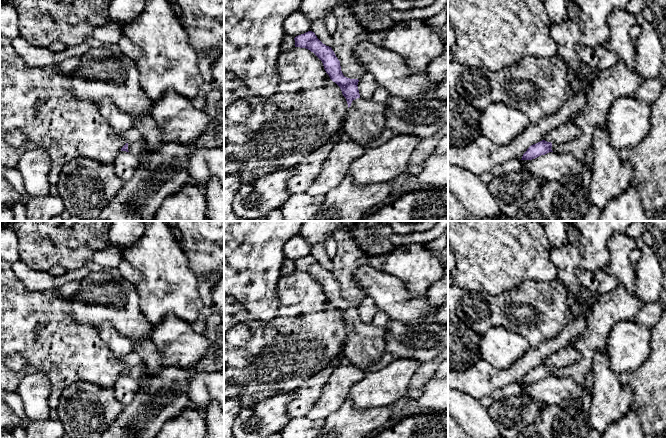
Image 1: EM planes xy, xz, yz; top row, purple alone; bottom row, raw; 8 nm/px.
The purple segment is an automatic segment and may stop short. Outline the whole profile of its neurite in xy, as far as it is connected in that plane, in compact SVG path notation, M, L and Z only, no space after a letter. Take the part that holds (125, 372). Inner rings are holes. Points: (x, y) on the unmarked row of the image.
M143 363L142 365L139 366L130 366L126 367L122 372L121 375L126 375L126 376L131 376L134 379L139 379L143 375L148 375L151 376L151 373L149 372L148 368L146 365Z

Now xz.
M308 255L294 262L295 271L306 272L313 276L323 287L330 303L341 313L346 322L349 336L343 349L344 360L350 365L360 367L365 373L385 354L385 329L367 325L360 321L358 303L343 299L340 285L331 271L323 268L314 256Z

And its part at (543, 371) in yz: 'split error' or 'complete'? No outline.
split error

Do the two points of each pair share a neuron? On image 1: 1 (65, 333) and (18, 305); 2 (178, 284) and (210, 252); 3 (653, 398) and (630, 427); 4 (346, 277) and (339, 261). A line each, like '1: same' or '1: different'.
1: same
2: different
3: different
4: same

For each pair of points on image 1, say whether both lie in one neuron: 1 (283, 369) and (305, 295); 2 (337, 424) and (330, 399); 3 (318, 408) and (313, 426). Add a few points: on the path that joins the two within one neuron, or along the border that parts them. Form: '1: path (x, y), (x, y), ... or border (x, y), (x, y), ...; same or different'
1: path (290, 351), (305, 336), (305, 313); same
2: border (347, 398), (339, 408), (324, 418); different
3: border (305, 416), (310, 419), (324, 419); different

